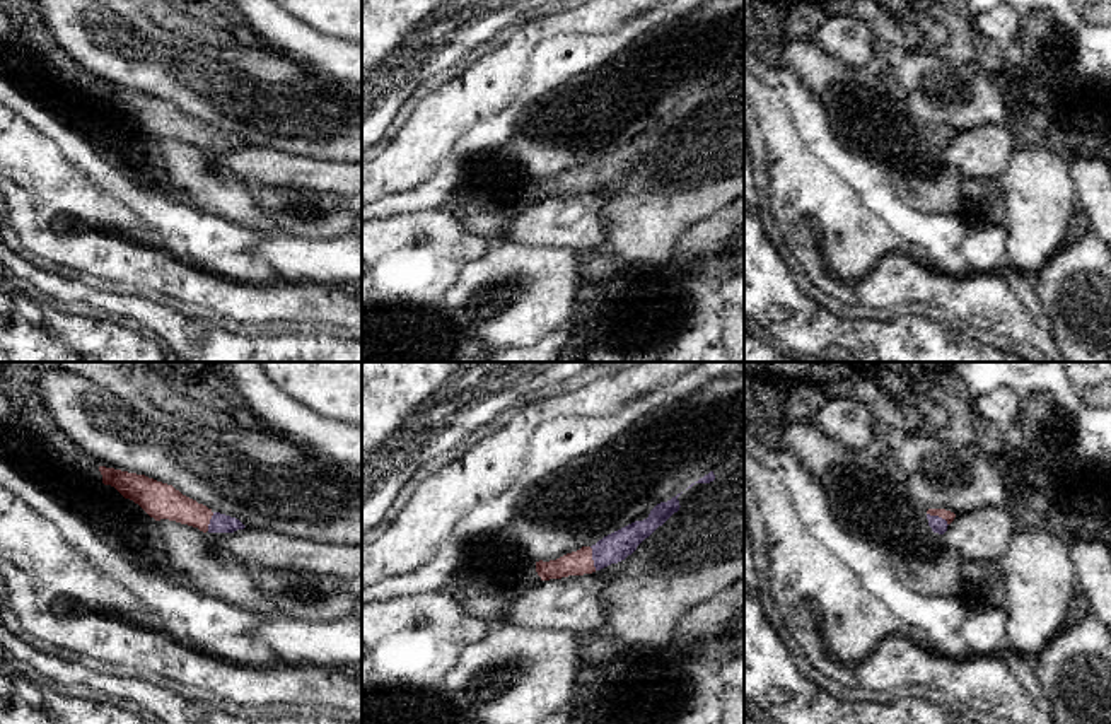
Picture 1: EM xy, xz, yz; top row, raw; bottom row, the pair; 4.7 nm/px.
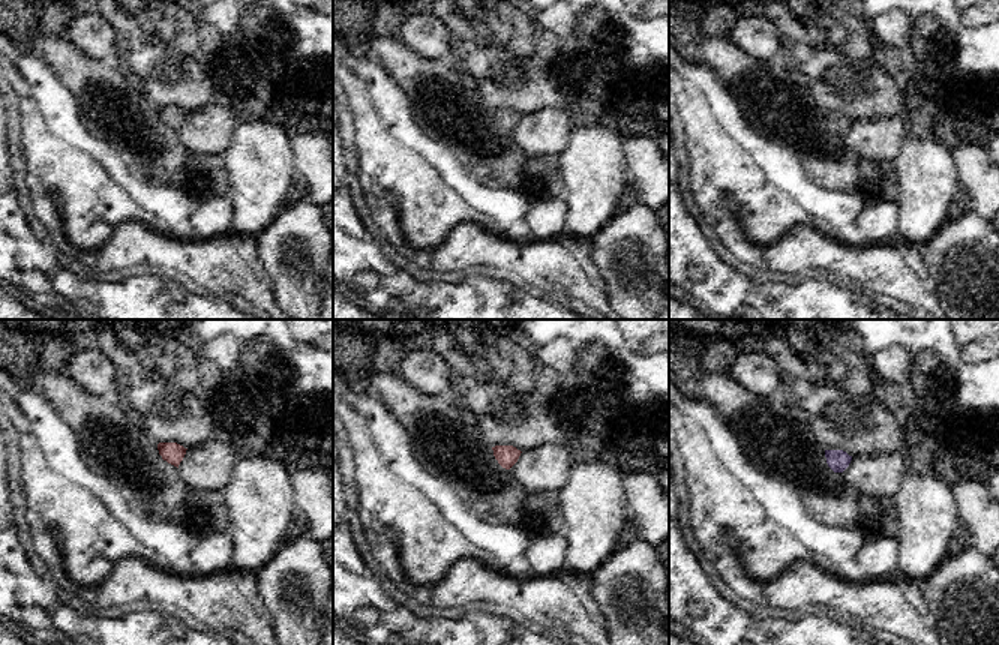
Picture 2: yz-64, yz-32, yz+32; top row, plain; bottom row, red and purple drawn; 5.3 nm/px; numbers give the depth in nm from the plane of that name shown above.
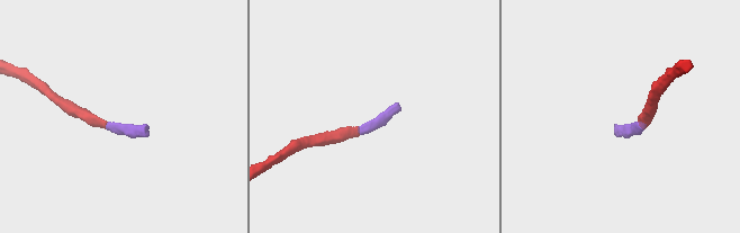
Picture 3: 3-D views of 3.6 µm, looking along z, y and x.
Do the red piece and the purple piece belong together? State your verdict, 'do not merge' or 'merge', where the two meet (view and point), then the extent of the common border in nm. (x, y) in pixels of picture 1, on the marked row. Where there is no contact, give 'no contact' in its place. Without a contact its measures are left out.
merge | xz (591, 559) | 120 nm

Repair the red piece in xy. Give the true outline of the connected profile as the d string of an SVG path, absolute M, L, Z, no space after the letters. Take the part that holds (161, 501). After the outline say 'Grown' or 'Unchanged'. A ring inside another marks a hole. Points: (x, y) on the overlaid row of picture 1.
M99 466L99 471L104 485L114 487L155 521L169 519L198 528L203 533L234 533L246 528L239 519L213 512L206 505L183 495L172 485L106 466Z. Grown

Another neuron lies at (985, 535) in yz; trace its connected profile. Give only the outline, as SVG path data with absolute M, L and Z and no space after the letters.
M985 507L957 514L944 540L964 562L1000 562L1019 523L1017 507Z

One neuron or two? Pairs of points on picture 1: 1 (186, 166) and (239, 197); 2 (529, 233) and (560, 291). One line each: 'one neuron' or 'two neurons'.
1: one neuron
2: two neurons

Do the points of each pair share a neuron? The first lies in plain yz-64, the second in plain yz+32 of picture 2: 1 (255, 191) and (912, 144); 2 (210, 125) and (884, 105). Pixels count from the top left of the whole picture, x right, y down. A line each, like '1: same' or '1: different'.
1: same
2: different

